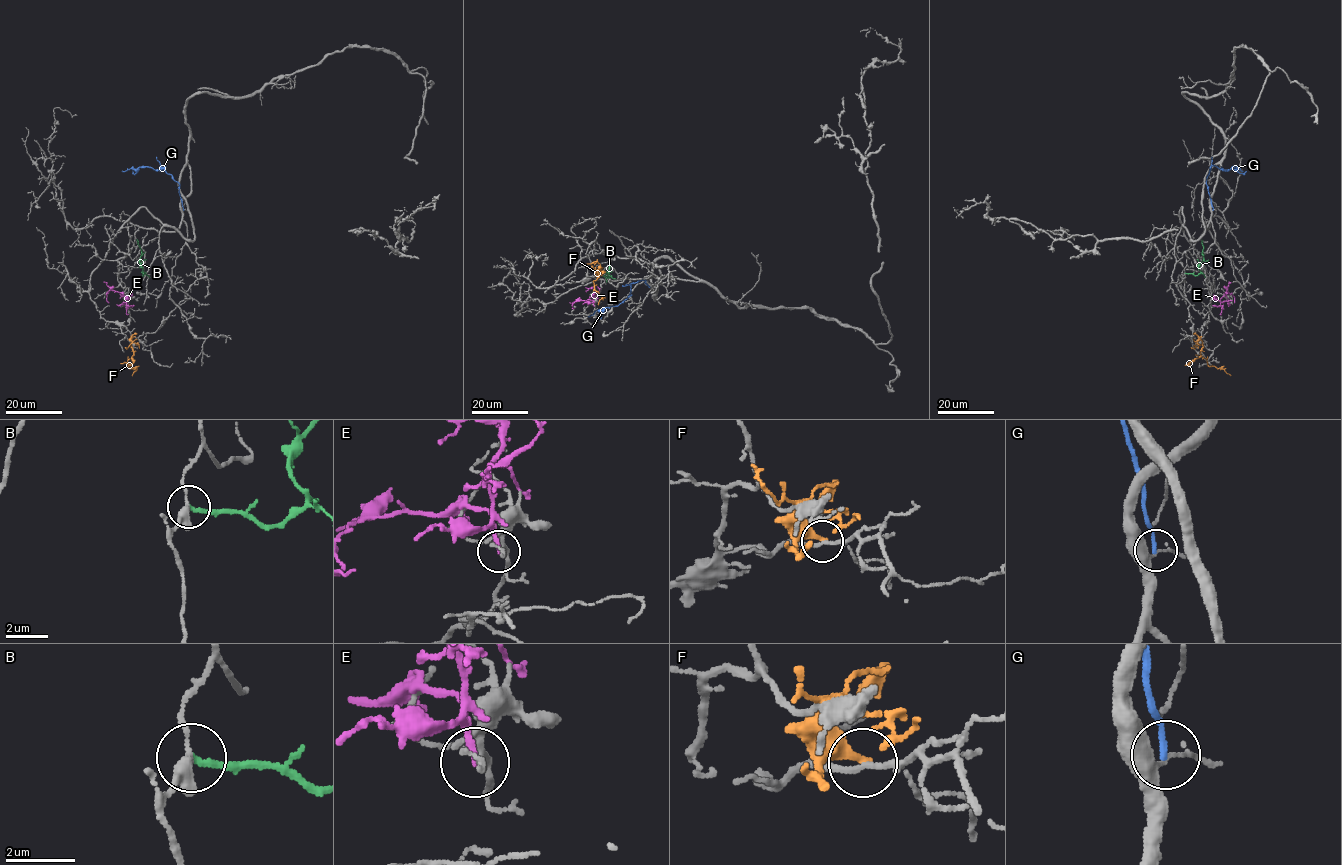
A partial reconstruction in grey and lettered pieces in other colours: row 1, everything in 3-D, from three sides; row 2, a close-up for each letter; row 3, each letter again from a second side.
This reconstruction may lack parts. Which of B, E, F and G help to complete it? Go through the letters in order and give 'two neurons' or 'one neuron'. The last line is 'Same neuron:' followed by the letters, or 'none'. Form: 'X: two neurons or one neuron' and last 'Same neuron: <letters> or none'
B: two neurons
E: two neurons
F: two neurons
G: two neurons
Same neuron: none

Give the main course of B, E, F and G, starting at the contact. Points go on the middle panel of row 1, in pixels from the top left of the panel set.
B: (610, 259), (609, 274), (607, 277), (603, 275)
E: (593, 305), (590, 300), (575, 301), (572, 306), (574, 308)
F: (600, 275), (593, 281), (594, 289), (602, 298), (598, 305)
G: (649, 286), (645, 280), (631, 283), (629, 295), (621, 302), (597, 309), (588, 316)

